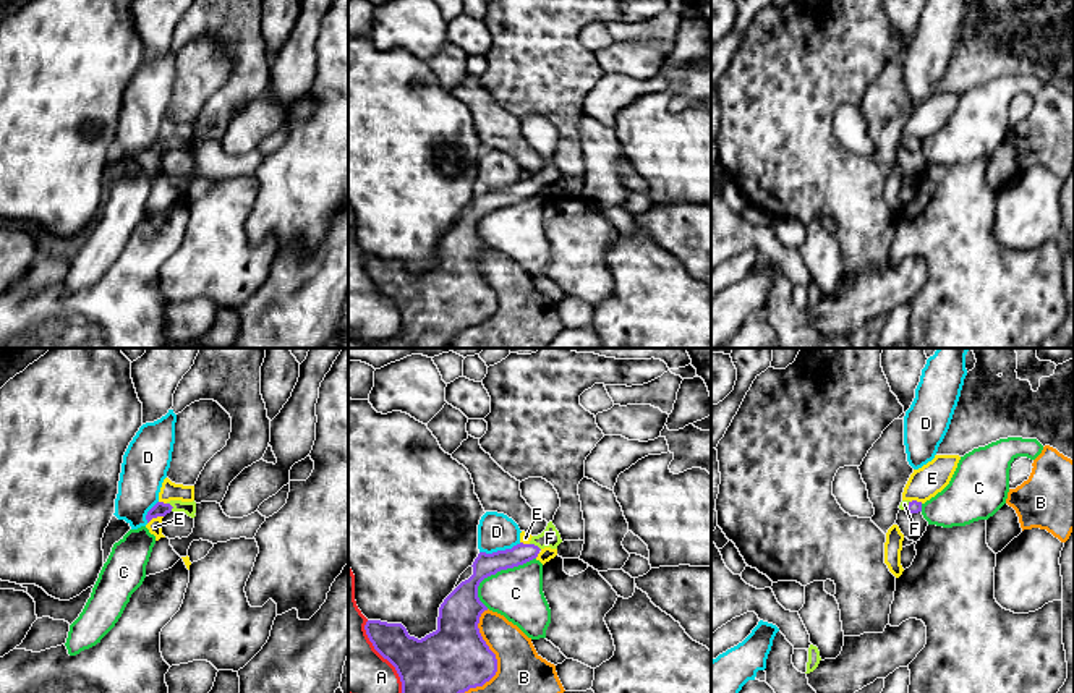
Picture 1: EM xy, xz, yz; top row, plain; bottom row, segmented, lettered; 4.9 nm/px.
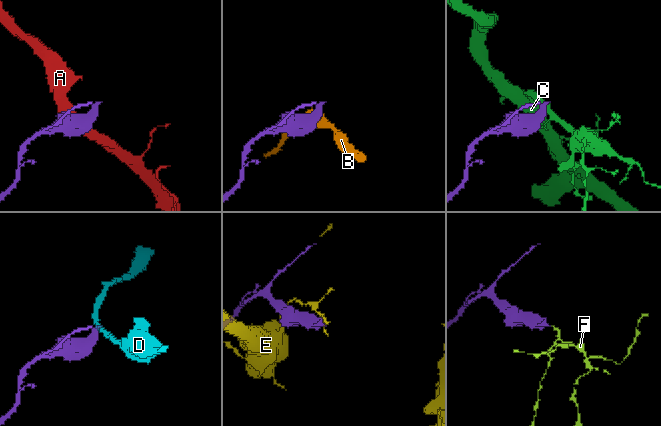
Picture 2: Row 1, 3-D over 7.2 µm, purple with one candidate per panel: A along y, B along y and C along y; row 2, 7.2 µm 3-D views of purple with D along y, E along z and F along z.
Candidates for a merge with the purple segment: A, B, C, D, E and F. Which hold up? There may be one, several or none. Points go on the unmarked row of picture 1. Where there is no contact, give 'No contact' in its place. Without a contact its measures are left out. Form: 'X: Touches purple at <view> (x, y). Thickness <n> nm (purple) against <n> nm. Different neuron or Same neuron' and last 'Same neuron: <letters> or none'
A: Touches purple at xz (397, 310). Thickness 340 nm (purple) against 300 nm. Different neuron
B: Touches purple at xz (496, 301). Thickness 340 nm (purple) against 360 nm. Different neuron
C: Touches purple at xz (499, 208). Thickness 170 nm (purple) against 260 nm. Different neuron
D: Touches purple at xz (499, 188). Thickness 120 nm (purple) against 190 nm. Different neuron
E: Touches purple at xy (154, 154). Thickness 70 nm (purple) against 70 nm. Different neuron
F: Touches purple at xz (533, 182). Thickness 110 nm (purple) against 100 nm. Same neuron
Same neuron: F

